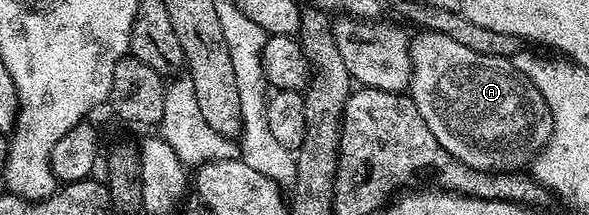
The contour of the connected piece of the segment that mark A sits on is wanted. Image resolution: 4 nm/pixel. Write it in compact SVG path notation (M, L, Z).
M433 32L419 35L410 44L412 76L408 93L416 108L420 108L424 124L432 128L432 136L436 136L440 146L467 167L493 174L525 171L539 152L550 144L554 131L550 109L536 84L524 77L509 58L472 52L472 48L464 48L464 44L452 40L452 36Z

